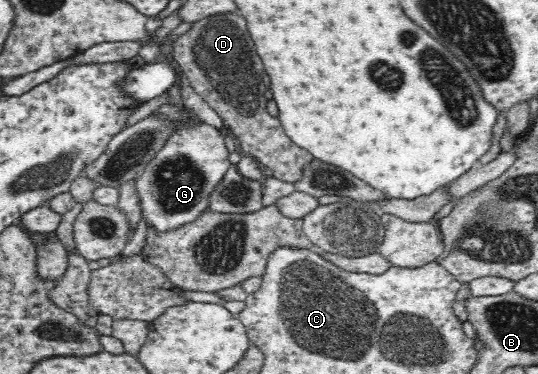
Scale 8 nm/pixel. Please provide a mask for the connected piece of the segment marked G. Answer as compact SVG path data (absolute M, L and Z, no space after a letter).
M165 101L157 105L150 114L152 118L162 118L162 120L168 120L174 124L163 146L151 161L147 161L145 168L134 178L135 192L138 194L141 208L141 219L145 221L147 229L152 228L155 232L177 230L185 224L195 222L205 212L208 212L215 188L232 165L227 159L229 153L225 147L225 137L219 133L219 129L199 121L193 113L189 112L190 110L186 109L182 103Z

